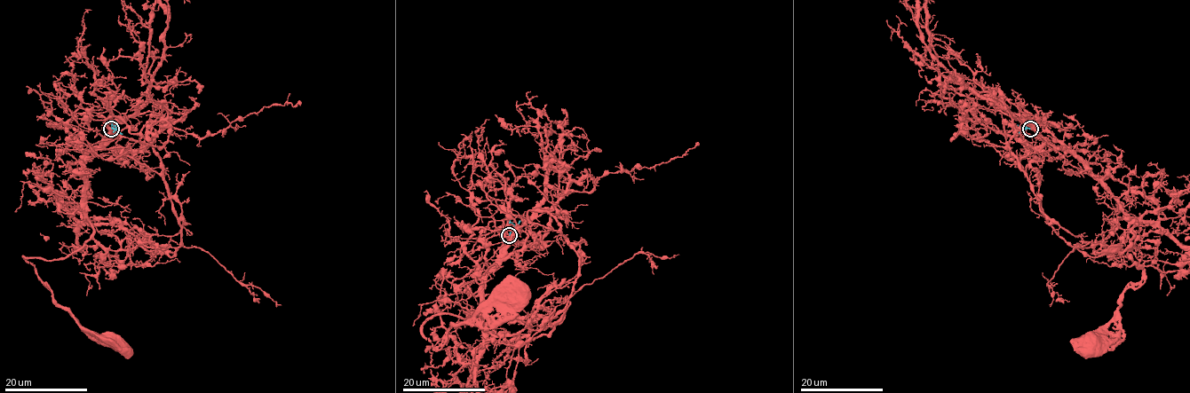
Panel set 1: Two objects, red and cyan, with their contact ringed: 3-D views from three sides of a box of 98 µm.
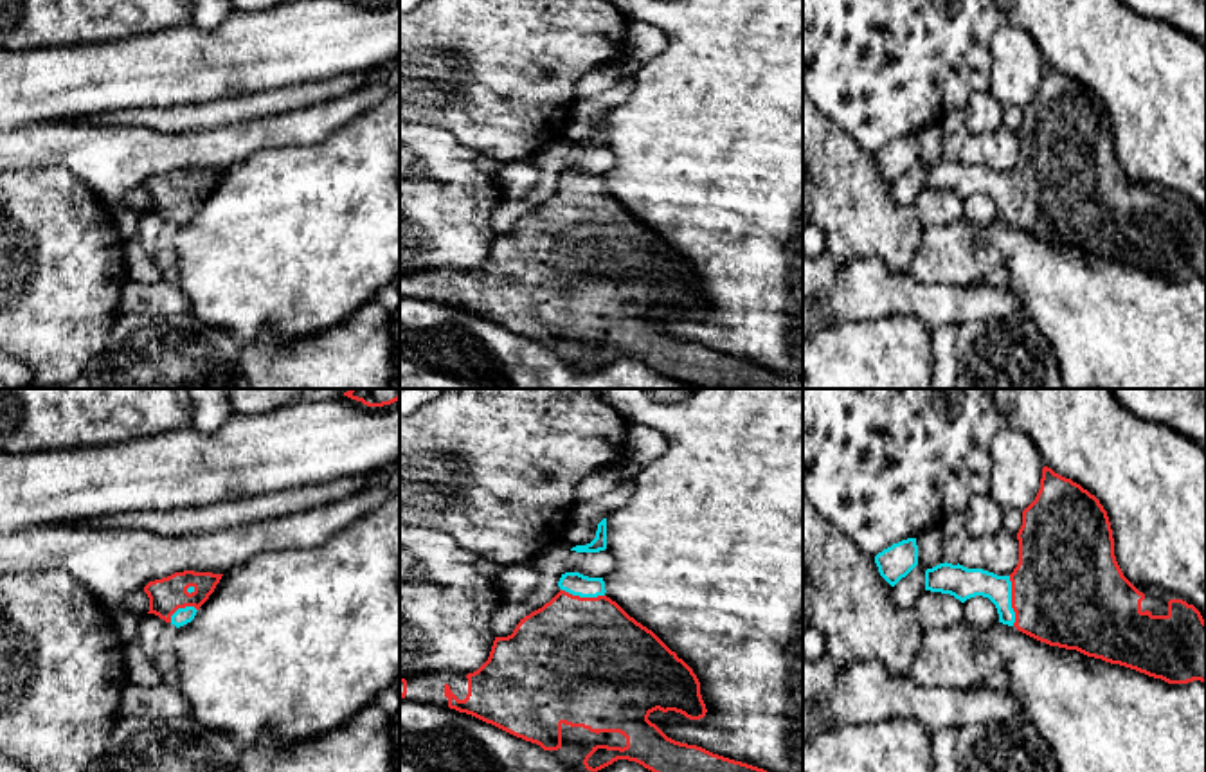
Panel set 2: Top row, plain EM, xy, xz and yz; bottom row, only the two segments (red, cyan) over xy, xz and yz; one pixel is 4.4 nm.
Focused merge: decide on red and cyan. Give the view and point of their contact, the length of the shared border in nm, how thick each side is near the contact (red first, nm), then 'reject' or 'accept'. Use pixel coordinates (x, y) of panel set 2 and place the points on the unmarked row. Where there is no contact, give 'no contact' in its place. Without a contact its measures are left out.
yz (1012, 198) | 220 nm | 500/140 nm | accept

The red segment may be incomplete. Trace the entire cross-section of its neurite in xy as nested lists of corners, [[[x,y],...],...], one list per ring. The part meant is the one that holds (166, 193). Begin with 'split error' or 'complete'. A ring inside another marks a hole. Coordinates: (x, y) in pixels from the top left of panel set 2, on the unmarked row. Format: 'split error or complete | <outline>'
split error | [[[184,167],[149,178],[144,189],[149,209],[176,225],[191,220],[200,203],[209,196],[223,171]]]

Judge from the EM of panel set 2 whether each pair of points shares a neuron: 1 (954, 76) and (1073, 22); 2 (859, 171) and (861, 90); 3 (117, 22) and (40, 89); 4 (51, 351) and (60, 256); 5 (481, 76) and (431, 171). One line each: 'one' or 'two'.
1: two
2: two
3: two
4: one
5: two

